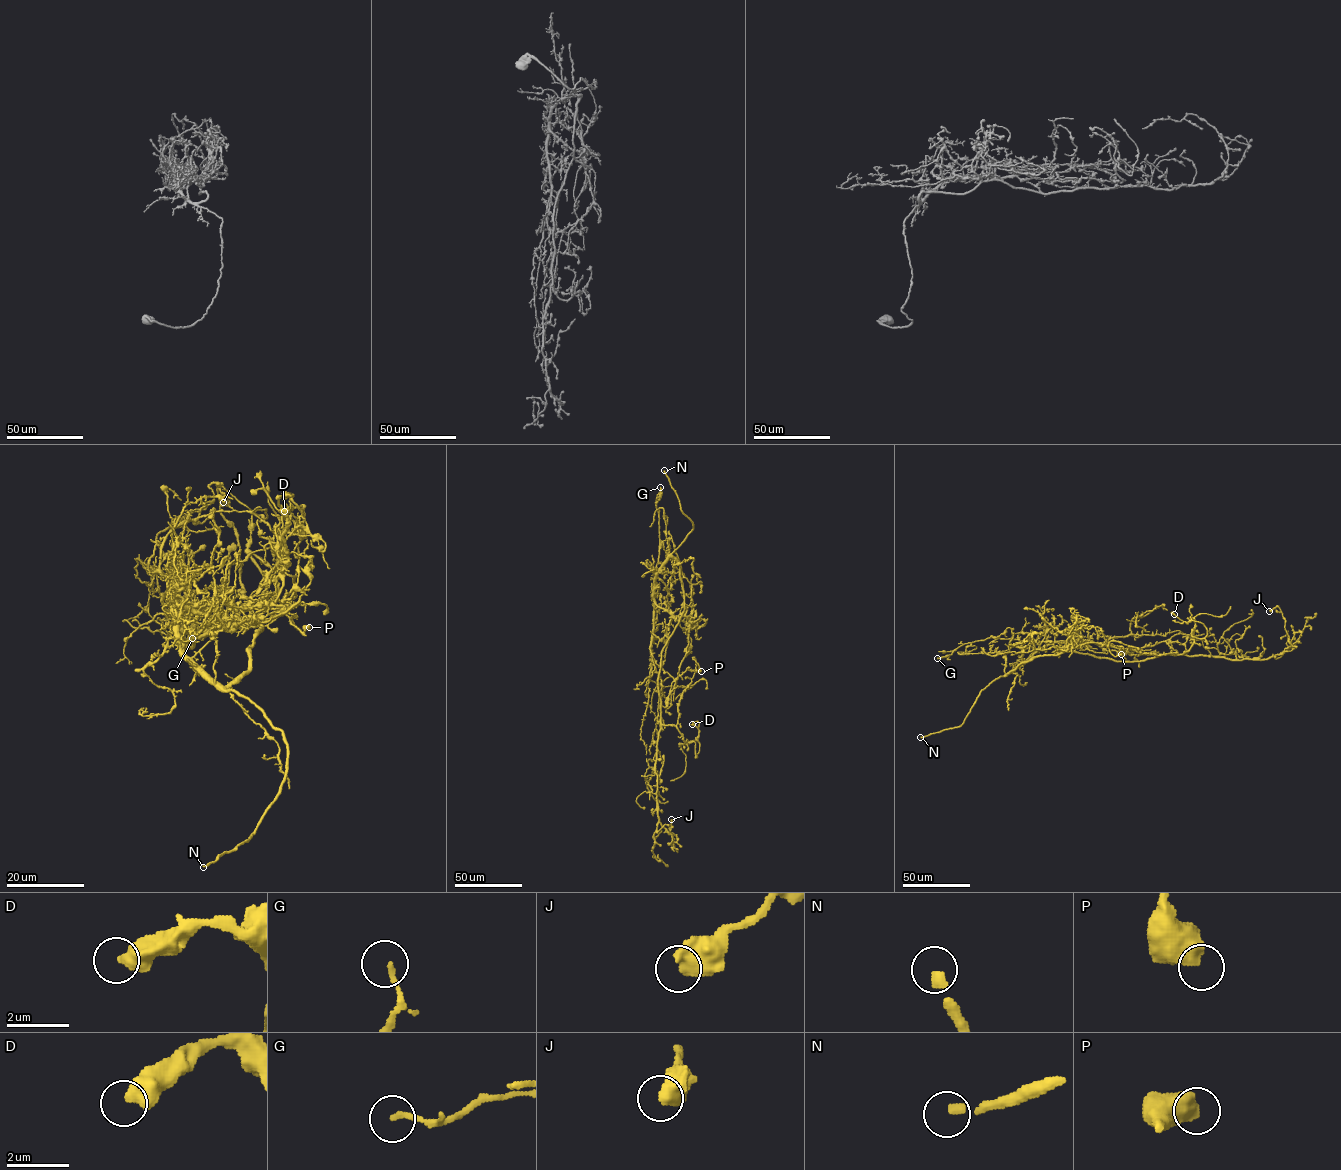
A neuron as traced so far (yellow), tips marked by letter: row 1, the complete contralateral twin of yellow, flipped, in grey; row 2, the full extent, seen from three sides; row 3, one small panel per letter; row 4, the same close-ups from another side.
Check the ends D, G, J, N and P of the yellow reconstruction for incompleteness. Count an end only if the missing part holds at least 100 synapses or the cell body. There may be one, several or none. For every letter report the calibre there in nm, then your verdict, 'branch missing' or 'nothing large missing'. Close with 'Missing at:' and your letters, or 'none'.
D: calibre 550 nm; nothing large missing
G: calibre 160 nm; nothing large missing
J: calibre 600 nm; nothing large missing
N: calibre 280 nm; branch missing
P: calibre 600 nm; nothing large missing
Missing at: N

